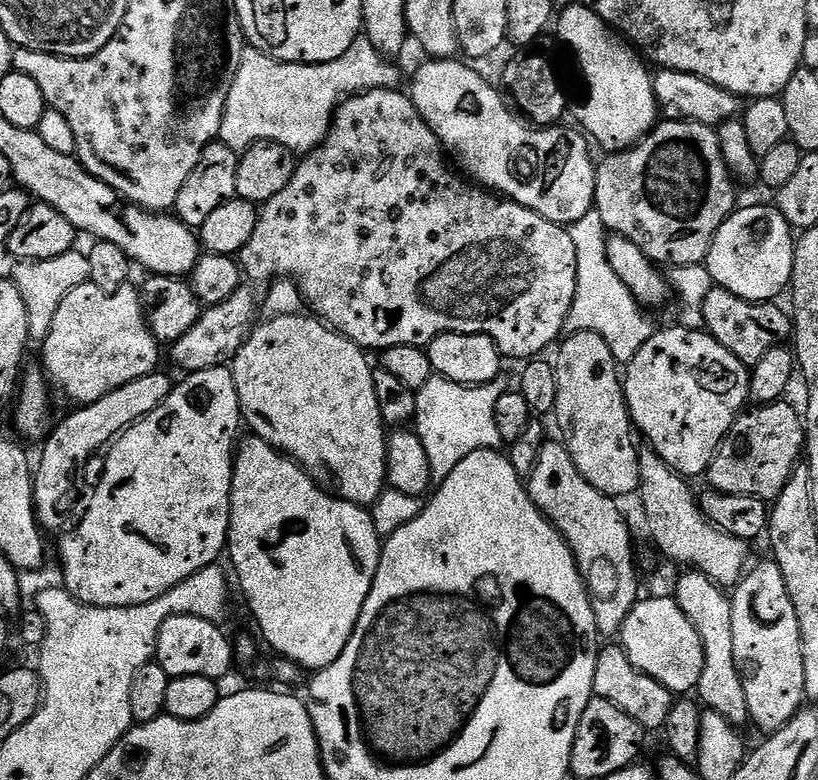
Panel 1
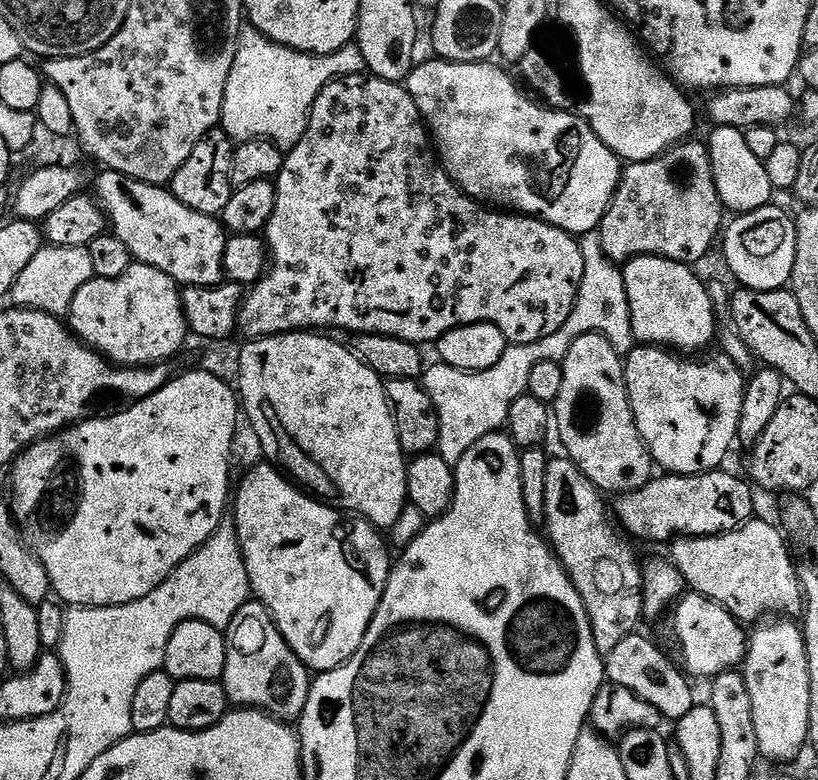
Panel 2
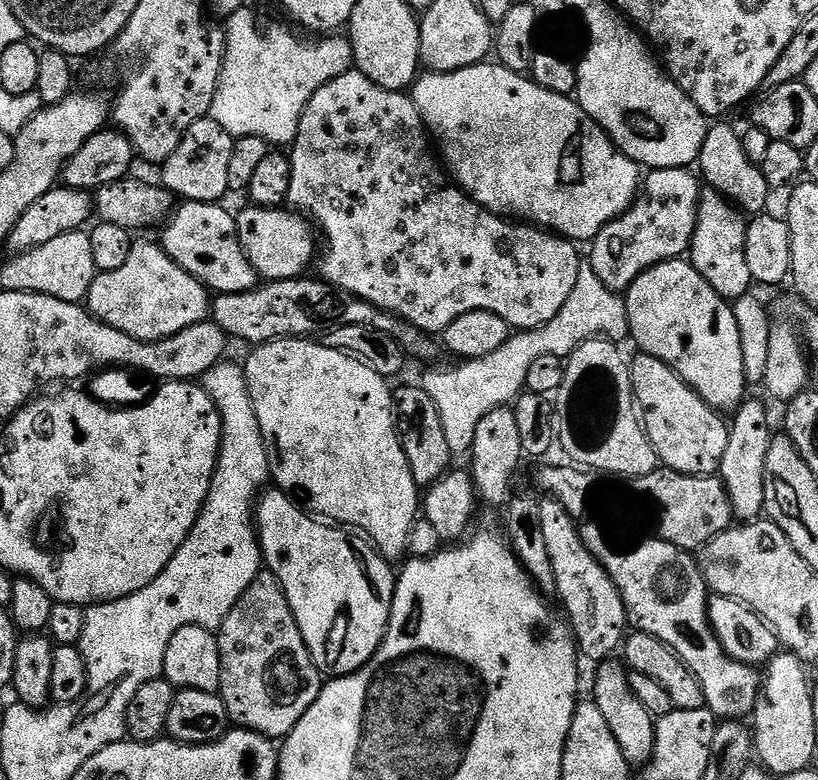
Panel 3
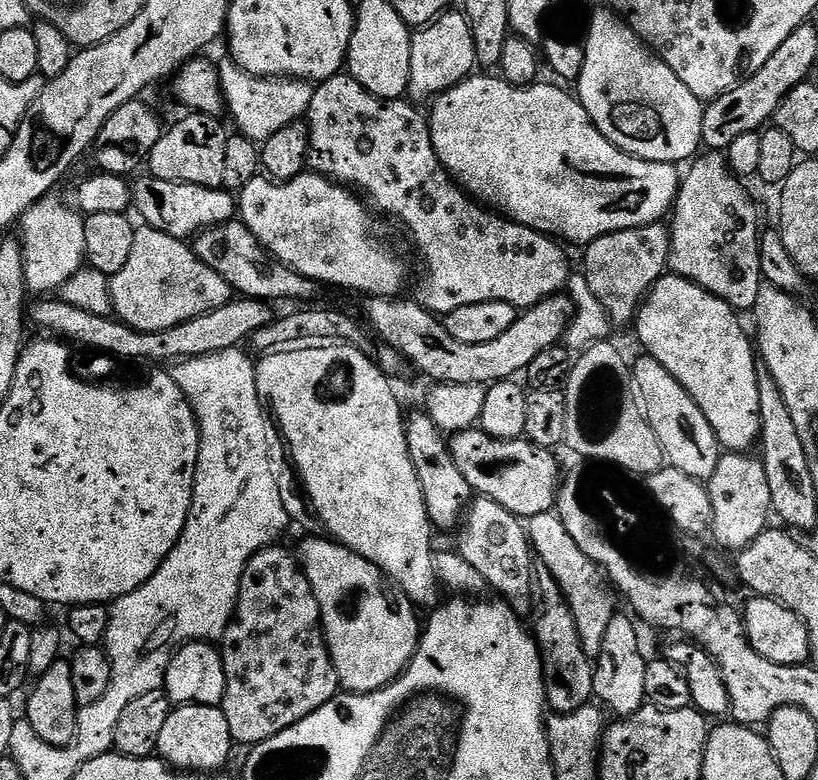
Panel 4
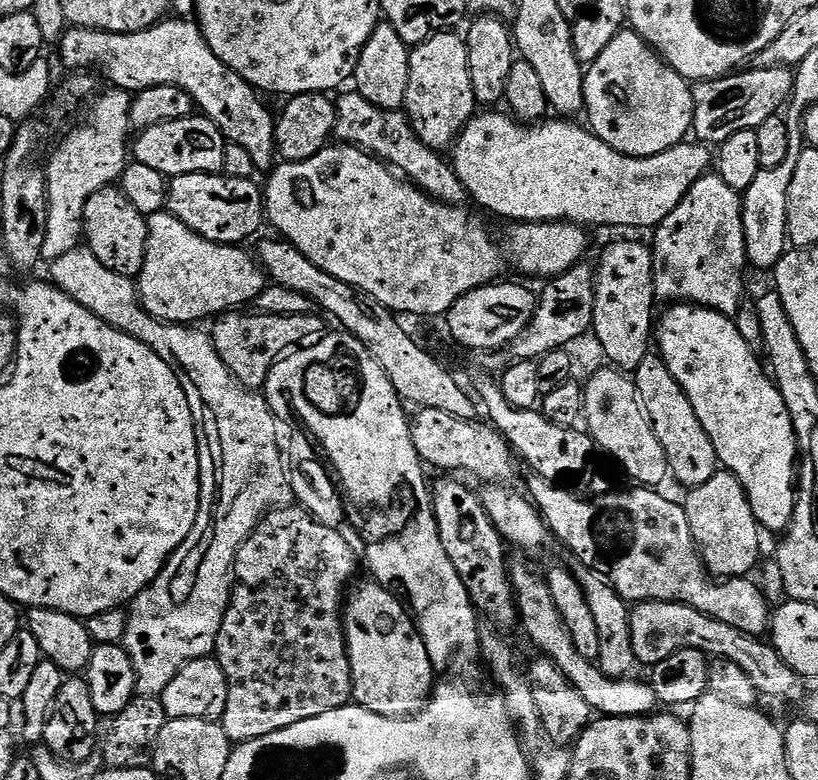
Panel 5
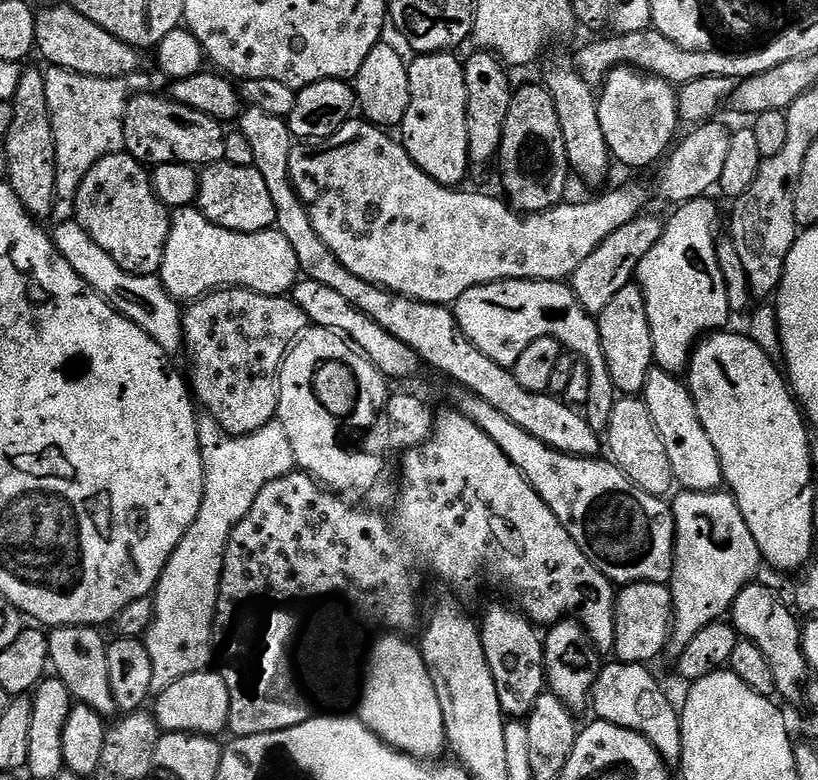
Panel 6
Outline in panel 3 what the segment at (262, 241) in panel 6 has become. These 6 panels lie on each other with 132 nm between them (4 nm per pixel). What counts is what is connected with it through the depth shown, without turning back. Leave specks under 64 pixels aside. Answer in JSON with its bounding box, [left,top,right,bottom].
[86,239,210,342]

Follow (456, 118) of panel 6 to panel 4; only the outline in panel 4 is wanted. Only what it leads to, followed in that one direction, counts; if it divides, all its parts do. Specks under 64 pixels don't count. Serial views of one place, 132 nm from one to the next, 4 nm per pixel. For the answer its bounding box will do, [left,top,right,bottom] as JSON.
[407,10,477,102]

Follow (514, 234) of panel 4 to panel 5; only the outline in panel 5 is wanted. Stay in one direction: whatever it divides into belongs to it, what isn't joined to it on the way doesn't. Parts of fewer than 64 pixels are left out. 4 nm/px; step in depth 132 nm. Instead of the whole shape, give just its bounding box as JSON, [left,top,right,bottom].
[334,91,465,205]

